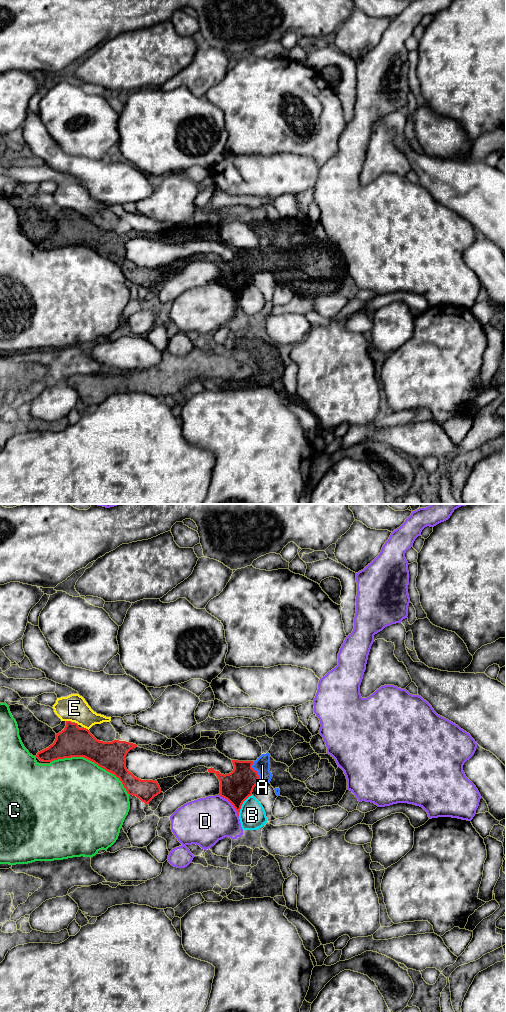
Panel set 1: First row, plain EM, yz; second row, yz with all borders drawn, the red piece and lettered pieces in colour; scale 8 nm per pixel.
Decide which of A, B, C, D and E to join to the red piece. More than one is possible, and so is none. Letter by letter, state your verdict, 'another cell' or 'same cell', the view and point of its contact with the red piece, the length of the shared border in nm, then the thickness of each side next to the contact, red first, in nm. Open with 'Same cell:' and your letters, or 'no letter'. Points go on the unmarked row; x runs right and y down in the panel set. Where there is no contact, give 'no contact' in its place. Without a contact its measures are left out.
Same cell: A
A: same cell; meets red in yz at (257, 260); contact 180 nm long; 240 nm thick on the red side, 130 nm on the other
B: another cell; meets red in yz at (241, 293); contact 200 nm long; 240 nm thick on the red side, 220 nm on the other
C: another cell; meets red in yz at (92, 249); contact 700 nm long; 240 nm thick on the red side, 500 nm on the other
D: another cell; meets red in yz at (231, 291); contact 240 nm long; 240 nm thick on the red side, 380 nm on the other
E: another cell; meets red in yz at (69, 209); contact 50 nm long; 240 nm thick on the red side, 220 nm on the other

